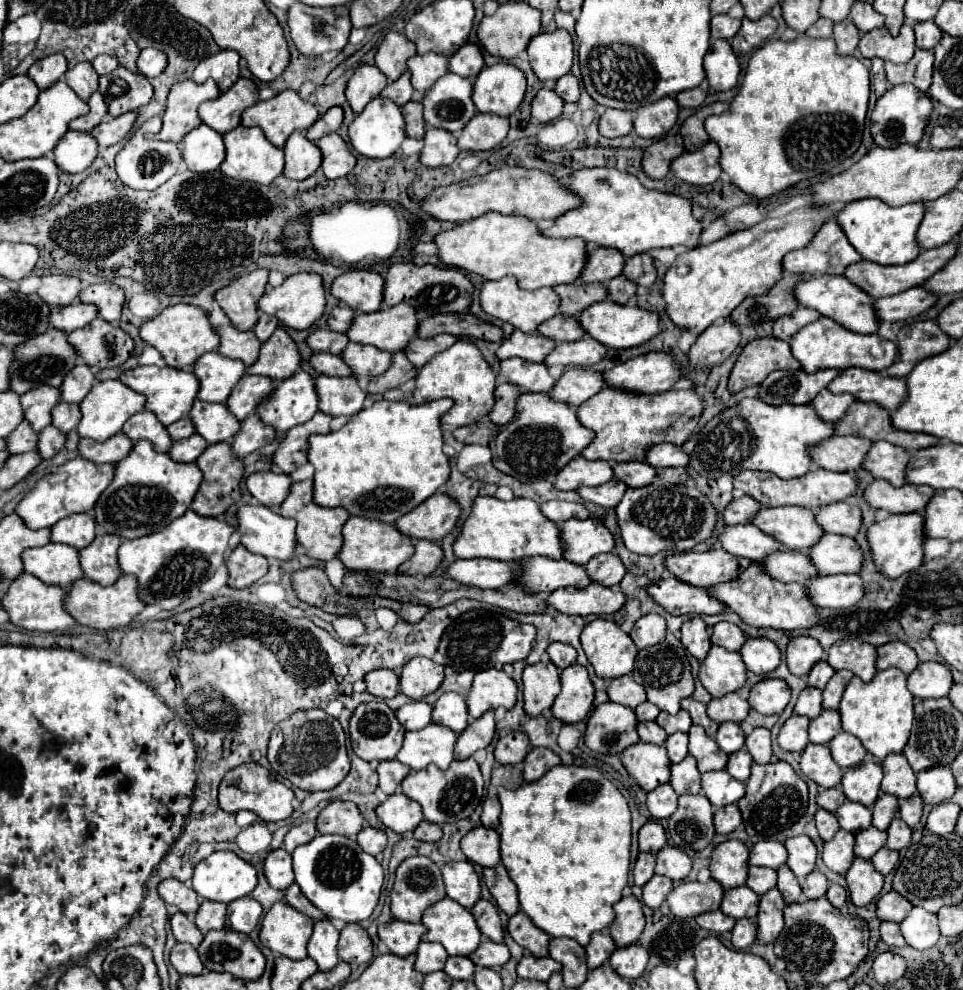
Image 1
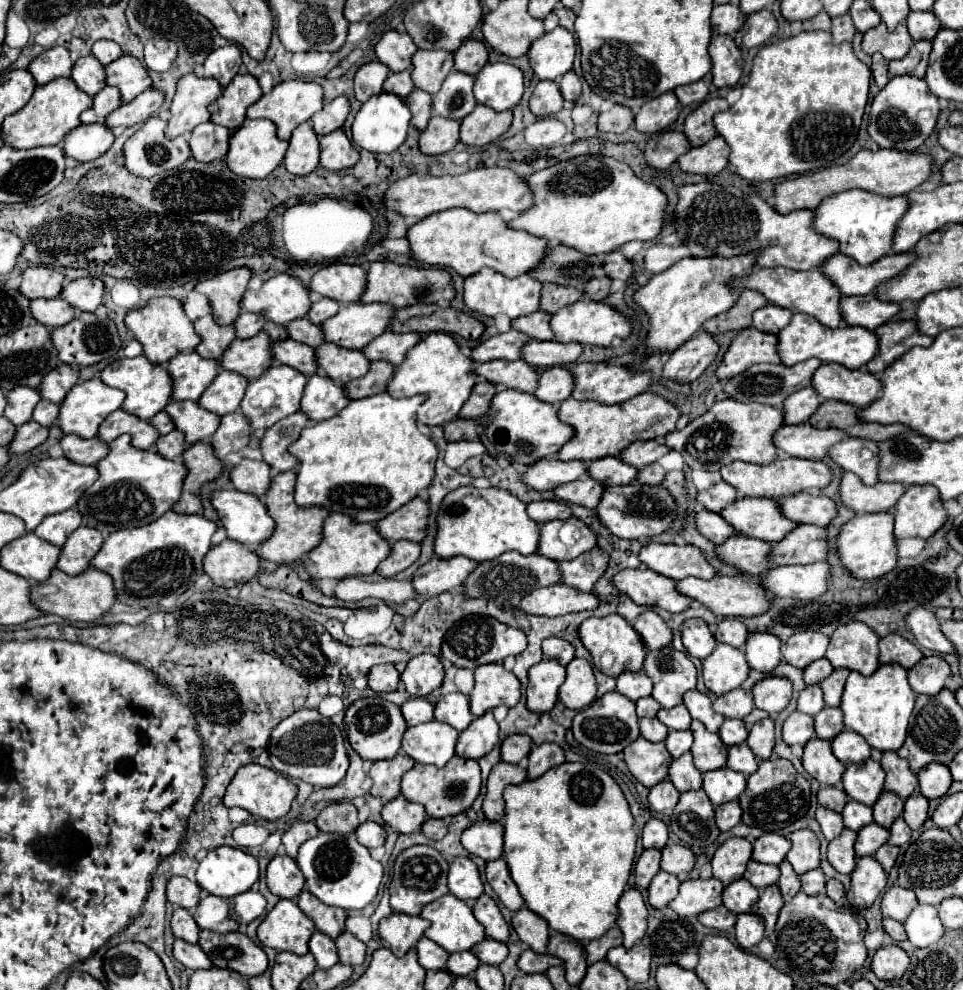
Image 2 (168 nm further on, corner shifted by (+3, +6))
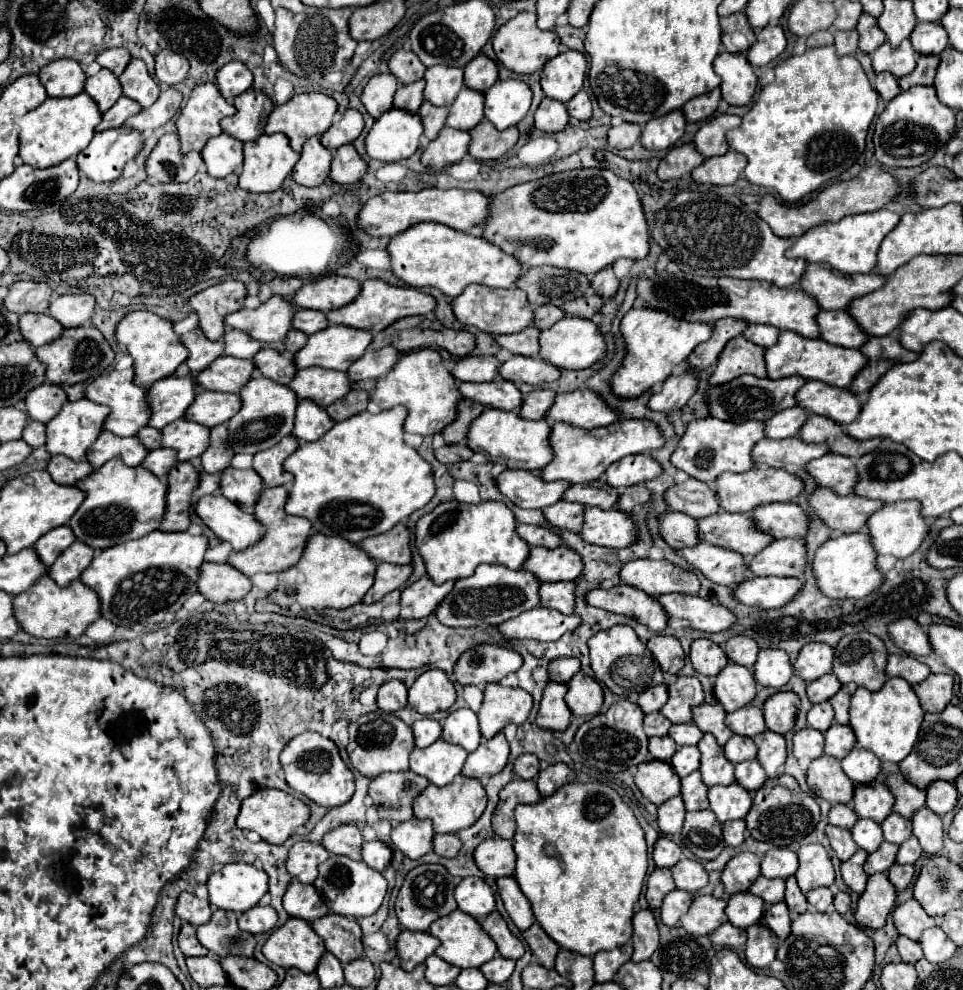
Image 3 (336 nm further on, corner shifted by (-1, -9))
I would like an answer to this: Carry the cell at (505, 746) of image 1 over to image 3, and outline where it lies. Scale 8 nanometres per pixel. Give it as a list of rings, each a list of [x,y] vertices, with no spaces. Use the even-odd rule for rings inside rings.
[[[531,753],[519,755],[513,763],[513,773],[521,779],[535,779],[535,775],[539,773],[539,759]]]

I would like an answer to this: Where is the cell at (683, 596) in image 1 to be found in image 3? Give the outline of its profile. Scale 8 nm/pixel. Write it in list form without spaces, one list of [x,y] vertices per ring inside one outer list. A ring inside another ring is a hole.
[[[625,583],[611,589],[589,591],[587,603],[611,613],[633,617],[635,621],[647,625],[655,633],[663,631],[669,623],[667,611],[663,609],[663,605],[659,605],[659,601],[653,595],[647,595],[645,591]]]

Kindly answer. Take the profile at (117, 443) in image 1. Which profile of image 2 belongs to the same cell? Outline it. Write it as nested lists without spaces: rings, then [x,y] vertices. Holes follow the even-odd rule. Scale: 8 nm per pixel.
[[[75,434],[63,436],[59,444],[61,444],[67,460],[71,460],[75,464],[83,464],[83,466],[97,464],[103,456],[107,456],[107,450],[109,450],[109,446],[99,438],[83,440]]]

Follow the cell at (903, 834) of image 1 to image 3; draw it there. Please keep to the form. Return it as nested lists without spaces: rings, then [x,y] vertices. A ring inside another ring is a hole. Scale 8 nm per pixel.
[[[909,837],[901,847],[899,847],[899,853],[897,853],[897,863],[905,865],[905,863],[915,863],[919,857],[921,857],[921,847],[919,847],[919,841],[915,837]]]

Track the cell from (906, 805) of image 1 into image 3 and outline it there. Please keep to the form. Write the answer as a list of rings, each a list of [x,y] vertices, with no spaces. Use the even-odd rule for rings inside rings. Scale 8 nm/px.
[[[923,807],[921,811],[913,815],[911,823],[913,823],[913,835],[919,839],[923,851],[929,855],[939,853],[939,849],[943,847],[943,837],[945,837],[941,817],[935,815],[931,809]]]

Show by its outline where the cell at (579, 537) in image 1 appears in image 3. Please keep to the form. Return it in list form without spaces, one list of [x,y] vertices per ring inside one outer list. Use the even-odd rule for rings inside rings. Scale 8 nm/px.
[[[533,547],[523,569],[541,581],[573,581],[583,573],[583,559],[569,547]]]

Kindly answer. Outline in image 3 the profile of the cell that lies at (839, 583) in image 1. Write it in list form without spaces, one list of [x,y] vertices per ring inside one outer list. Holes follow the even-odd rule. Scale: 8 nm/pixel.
[[[749,577],[735,587],[735,597],[759,609],[781,609],[791,603],[801,589],[803,581],[795,577]]]

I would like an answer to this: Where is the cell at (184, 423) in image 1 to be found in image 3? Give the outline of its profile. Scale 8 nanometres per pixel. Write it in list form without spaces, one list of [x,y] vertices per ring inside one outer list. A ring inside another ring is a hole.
[[[145,427],[143,431],[139,431],[139,441],[147,447],[147,449],[159,449],[161,447],[161,431],[155,427]]]

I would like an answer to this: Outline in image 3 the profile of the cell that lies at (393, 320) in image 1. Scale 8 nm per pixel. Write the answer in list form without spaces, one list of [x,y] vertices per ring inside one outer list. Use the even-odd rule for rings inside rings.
[[[329,325],[309,337],[307,347],[293,357],[297,369],[325,367],[335,371],[347,371],[373,341],[371,331],[351,329],[345,325]]]

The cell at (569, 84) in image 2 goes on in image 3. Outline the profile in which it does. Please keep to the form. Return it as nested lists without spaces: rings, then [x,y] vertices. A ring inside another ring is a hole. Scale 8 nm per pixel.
[[[579,91],[571,101],[567,101],[567,111],[573,119],[587,121],[591,117],[591,101],[585,91]]]

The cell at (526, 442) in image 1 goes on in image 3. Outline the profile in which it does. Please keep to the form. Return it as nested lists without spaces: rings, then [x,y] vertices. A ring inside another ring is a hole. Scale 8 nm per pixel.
[[[485,409],[483,415],[479,415],[475,423],[471,423],[467,445],[479,453],[483,449],[489,461],[493,459],[495,463],[501,463],[507,469],[541,471],[553,459],[553,447],[549,443],[549,433],[551,433],[551,425],[545,419],[527,421],[519,413],[511,413],[503,409]]]

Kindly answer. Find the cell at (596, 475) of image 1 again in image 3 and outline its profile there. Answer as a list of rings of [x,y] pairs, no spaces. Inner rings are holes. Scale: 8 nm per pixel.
[[[507,469],[497,477],[497,487],[515,505],[523,509],[543,509],[563,499],[563,493],[571,487],[569,481],[543,481],[531,471]]]

